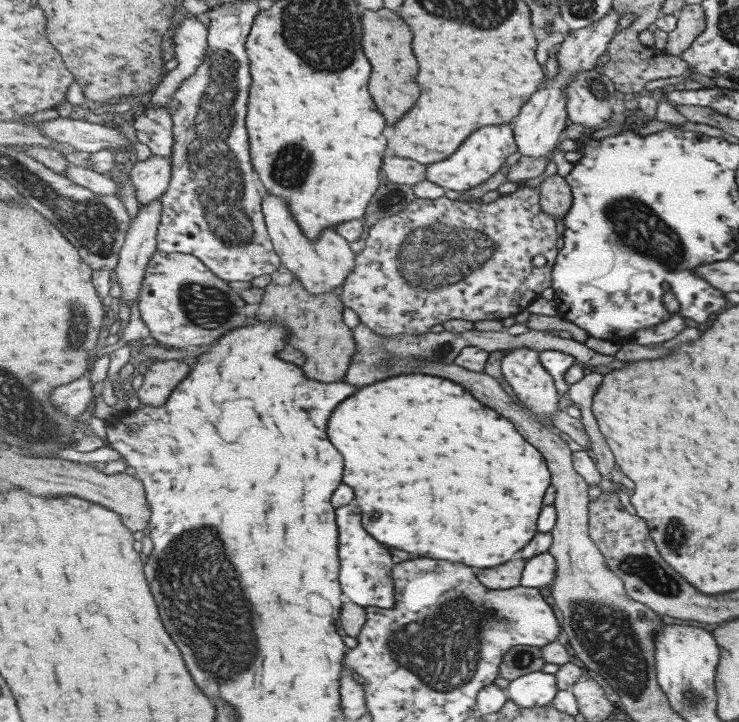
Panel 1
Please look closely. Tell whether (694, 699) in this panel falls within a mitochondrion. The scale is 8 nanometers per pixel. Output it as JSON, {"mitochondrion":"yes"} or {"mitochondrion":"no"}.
{"mitochondrion":"yes"}

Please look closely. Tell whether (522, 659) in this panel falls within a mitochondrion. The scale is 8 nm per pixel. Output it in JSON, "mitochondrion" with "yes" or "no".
{"mitochondrion":"yes"}

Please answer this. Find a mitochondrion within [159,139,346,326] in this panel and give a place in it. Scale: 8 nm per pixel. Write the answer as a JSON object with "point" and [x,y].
{"point":[291,165]}

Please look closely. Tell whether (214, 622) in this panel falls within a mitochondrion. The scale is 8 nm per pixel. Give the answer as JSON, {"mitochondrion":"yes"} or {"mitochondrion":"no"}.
{"mitochondrion":"yes"}

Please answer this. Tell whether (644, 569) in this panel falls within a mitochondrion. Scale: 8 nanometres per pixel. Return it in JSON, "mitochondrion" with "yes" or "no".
{"mitochondrion":"yes"}

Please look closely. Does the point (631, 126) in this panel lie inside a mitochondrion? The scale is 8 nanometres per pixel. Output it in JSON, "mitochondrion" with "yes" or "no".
{"mitochondrion":"no"}

